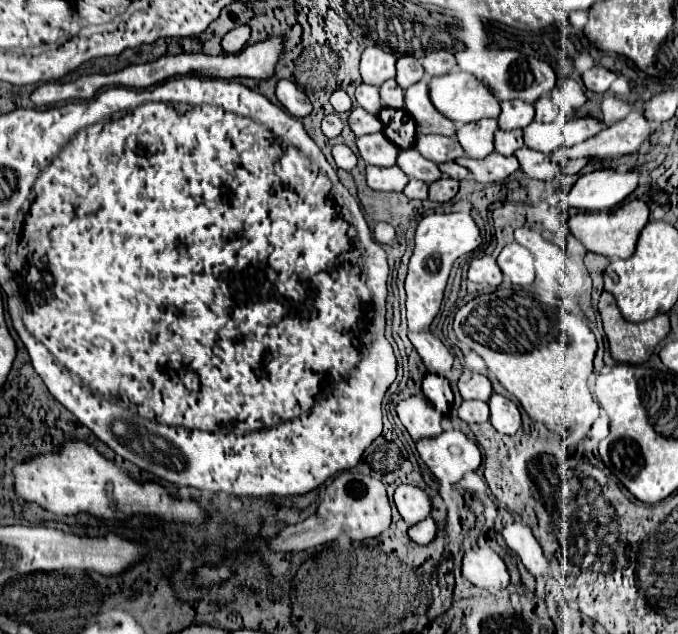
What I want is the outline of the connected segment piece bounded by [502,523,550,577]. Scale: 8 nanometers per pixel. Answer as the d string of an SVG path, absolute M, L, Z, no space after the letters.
M512 523L508 527L504 527L502 531L506 545L520 557L520 561L524 563L524 567L534 575L534 577L542 577L548 575L550 571L550 563L540 547L540 543L534 539L530 527L520 525L520 523Z

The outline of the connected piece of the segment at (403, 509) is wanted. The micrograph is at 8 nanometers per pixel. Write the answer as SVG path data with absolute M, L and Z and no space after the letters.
M400 485L394 493L394 503L408 525L418 523L432 513L430 497L416 485Z

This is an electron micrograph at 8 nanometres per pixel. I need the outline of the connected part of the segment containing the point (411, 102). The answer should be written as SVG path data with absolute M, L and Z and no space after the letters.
M422 79L420 83L414 83L412 87L406 89L406 105L404 105L404 109L416 121L418 133L454 137L456 125L448 117L444 117L440 111L436 111L432 101L430 101L428 79Z

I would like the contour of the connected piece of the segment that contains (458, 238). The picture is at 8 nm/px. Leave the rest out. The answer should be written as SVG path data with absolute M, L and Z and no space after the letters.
M432 213L418 223L414 241L416 245L406 275L406 309L410 331L420 331L430 327L440 309L452 263L460 255L478 249L482 245L482 235L470 213Z

